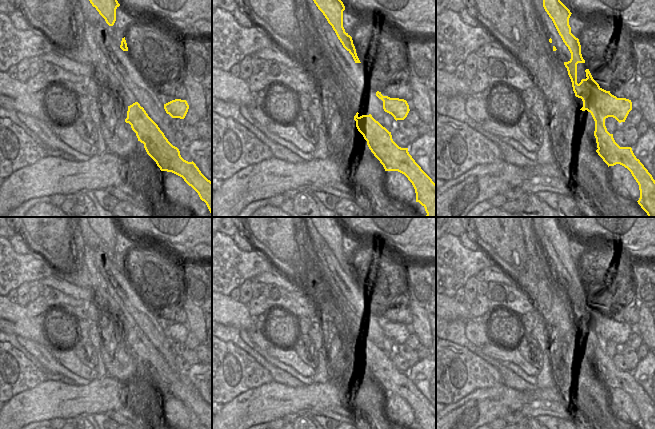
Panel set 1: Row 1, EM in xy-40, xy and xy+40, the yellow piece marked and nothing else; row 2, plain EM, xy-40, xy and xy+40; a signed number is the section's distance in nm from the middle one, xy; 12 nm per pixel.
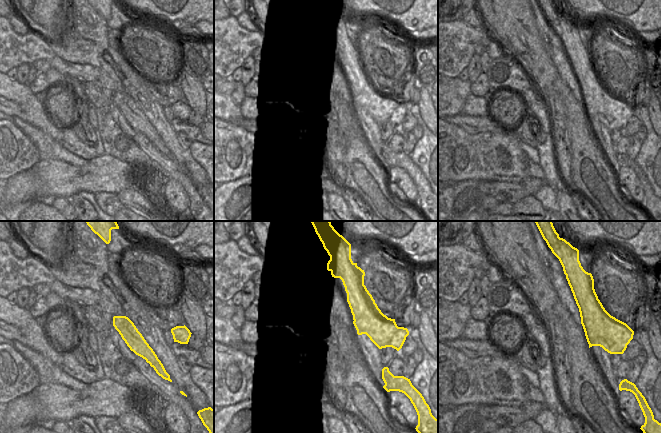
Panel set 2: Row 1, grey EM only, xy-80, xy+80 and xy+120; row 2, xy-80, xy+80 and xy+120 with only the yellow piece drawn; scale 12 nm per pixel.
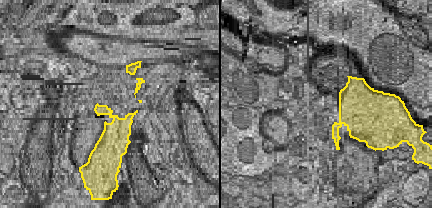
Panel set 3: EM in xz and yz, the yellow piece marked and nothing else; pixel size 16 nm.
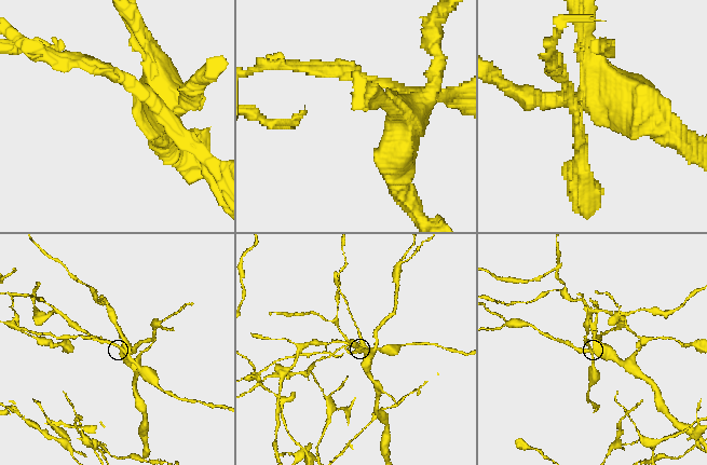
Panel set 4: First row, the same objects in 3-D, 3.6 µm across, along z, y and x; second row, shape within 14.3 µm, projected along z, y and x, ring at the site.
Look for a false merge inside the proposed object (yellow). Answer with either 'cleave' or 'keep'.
cleave

